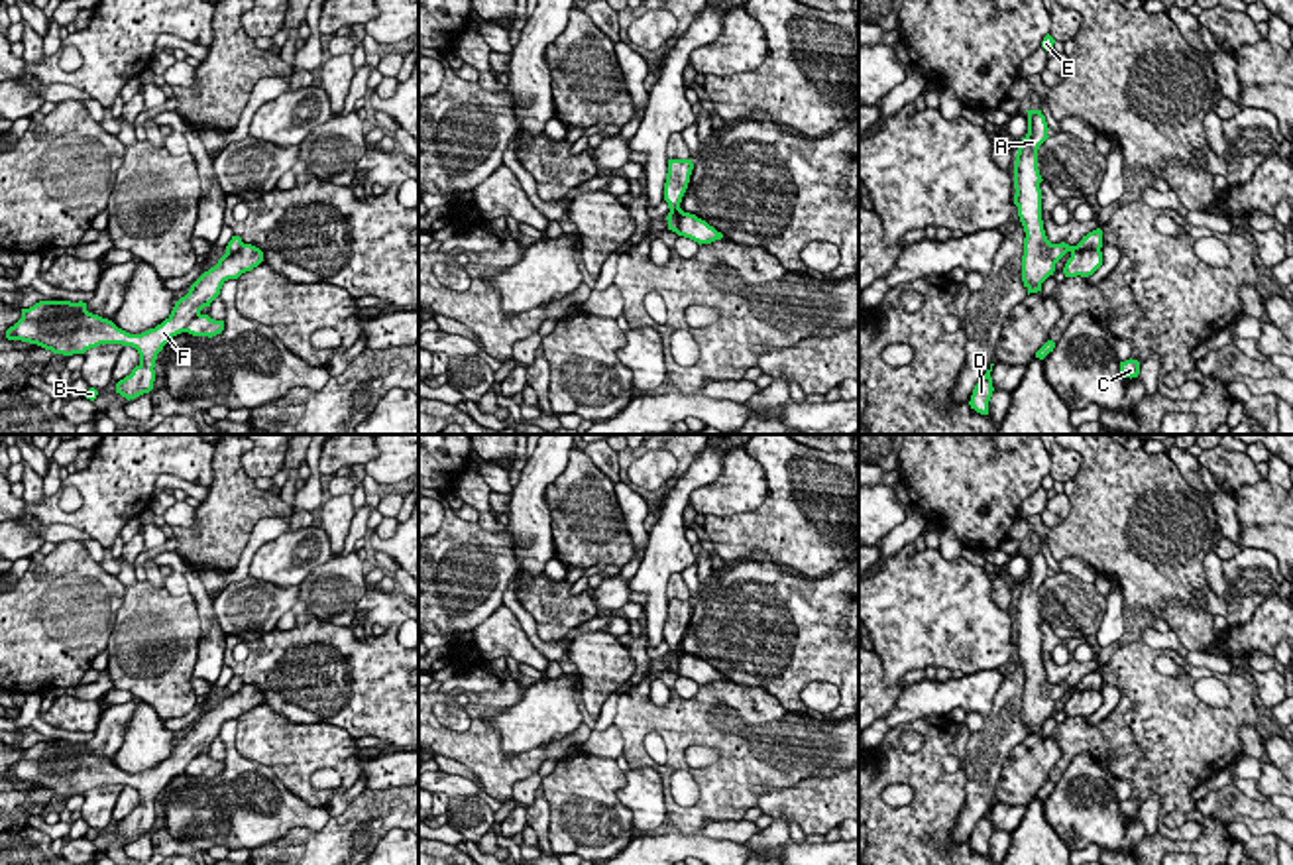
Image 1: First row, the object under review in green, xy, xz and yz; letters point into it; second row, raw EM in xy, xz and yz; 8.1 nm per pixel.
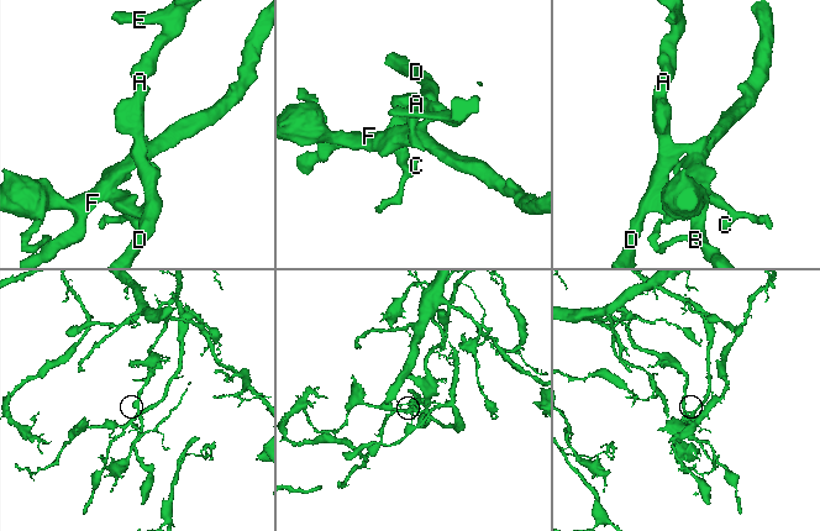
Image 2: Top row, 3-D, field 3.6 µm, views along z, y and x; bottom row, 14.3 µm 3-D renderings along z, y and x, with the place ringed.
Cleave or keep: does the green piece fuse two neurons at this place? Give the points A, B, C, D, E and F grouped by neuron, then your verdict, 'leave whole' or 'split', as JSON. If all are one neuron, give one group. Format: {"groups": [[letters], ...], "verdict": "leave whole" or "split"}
{"groups": [["A", "C", "D", "E"], ["B", "F"]], "verdict": "split"}

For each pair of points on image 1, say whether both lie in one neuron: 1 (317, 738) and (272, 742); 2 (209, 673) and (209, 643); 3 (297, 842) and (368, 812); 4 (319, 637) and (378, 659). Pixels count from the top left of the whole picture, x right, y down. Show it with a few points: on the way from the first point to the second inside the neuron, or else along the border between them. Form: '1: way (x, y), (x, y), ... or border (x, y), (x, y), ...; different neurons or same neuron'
1: way (305, 742), (283, 742); same neuron
2: way (209, 665), (209, 651); same neuron
3: way (315, 842), (338, 842), (350, 830); same neuron
4: way (333, 651), (364, 659); same neuron

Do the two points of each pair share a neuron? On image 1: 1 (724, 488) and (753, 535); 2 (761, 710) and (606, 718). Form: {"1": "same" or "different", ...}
{"1": "different", "2": "different"}

